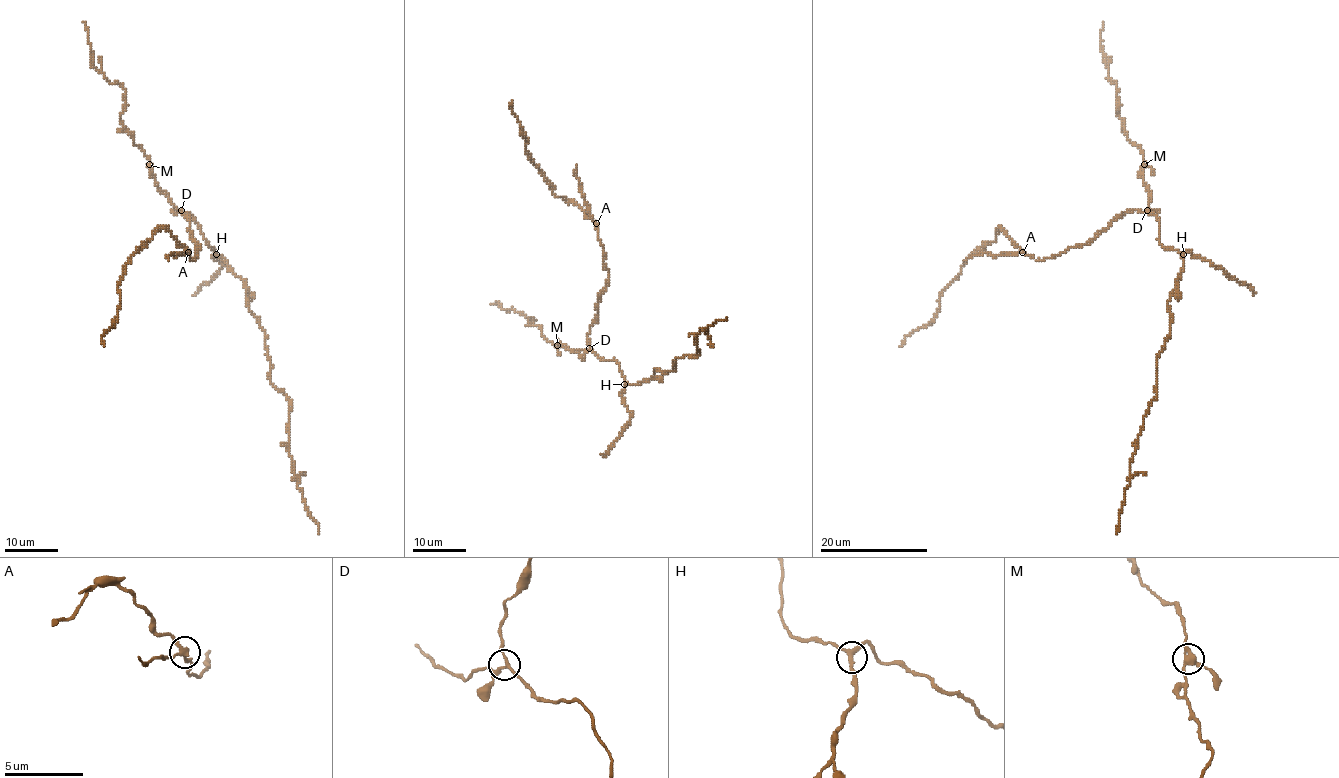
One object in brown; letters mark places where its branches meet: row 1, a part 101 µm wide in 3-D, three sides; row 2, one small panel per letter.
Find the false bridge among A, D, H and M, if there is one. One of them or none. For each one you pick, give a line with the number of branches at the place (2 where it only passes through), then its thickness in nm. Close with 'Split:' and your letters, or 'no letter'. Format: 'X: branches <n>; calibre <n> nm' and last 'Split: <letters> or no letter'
A: branches 3; calibre 200 nm
Split: A

